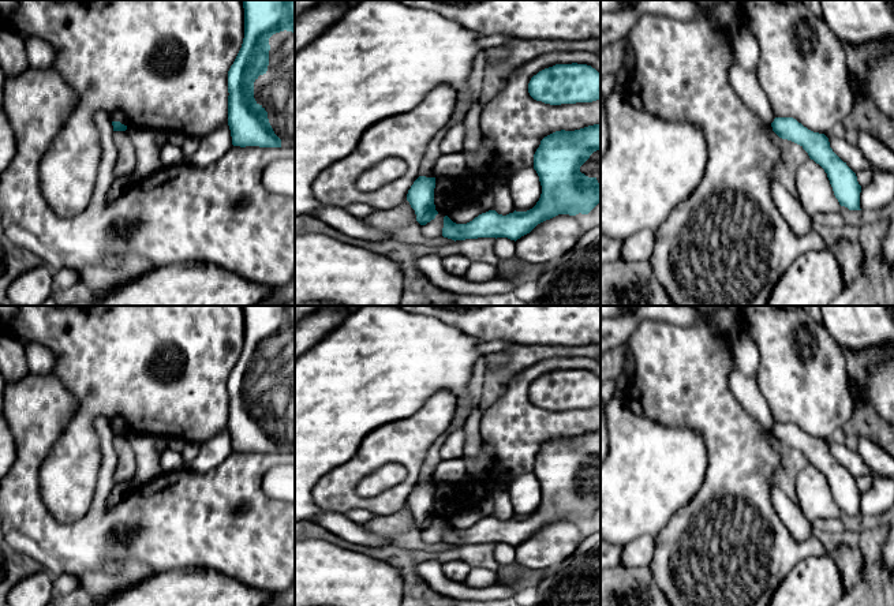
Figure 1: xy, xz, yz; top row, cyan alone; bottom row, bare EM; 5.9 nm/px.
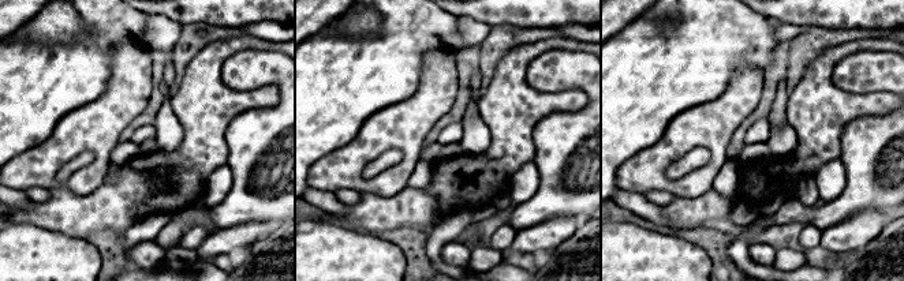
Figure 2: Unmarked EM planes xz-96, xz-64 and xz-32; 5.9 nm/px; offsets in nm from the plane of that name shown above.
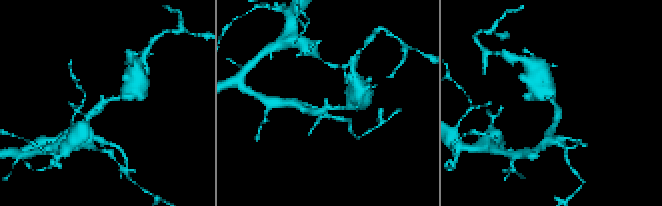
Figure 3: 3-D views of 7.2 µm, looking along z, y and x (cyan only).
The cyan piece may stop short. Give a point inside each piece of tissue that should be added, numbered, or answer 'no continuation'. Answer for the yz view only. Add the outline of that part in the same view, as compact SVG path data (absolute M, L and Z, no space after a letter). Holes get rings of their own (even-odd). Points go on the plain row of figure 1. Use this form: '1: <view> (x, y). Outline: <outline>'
no continuation

